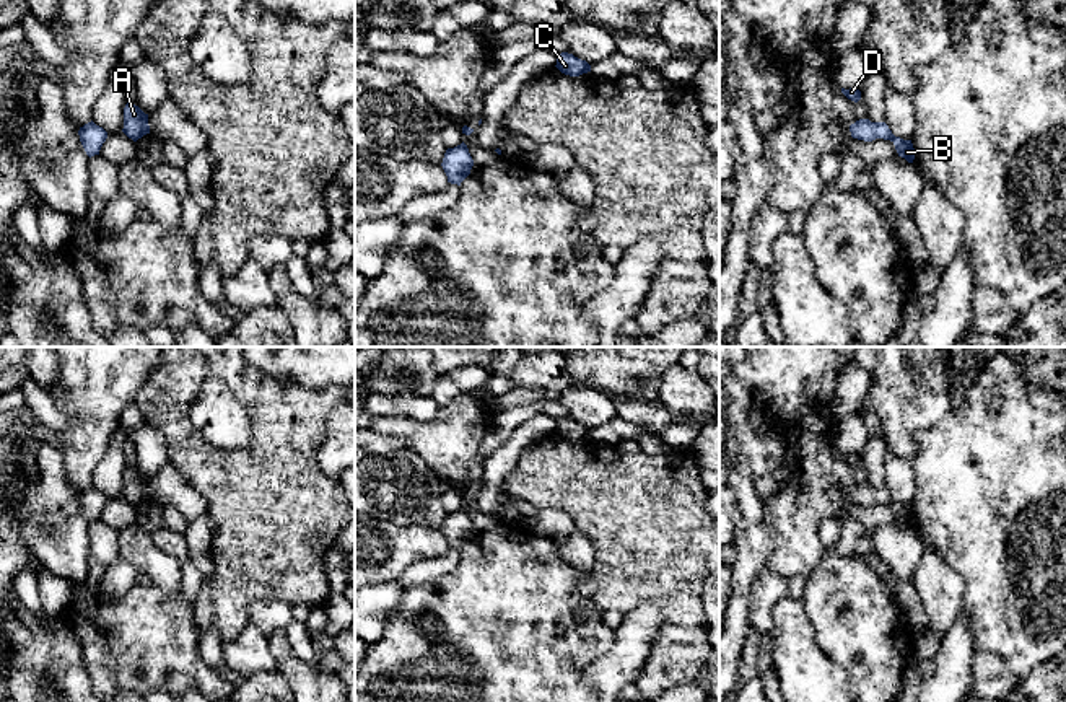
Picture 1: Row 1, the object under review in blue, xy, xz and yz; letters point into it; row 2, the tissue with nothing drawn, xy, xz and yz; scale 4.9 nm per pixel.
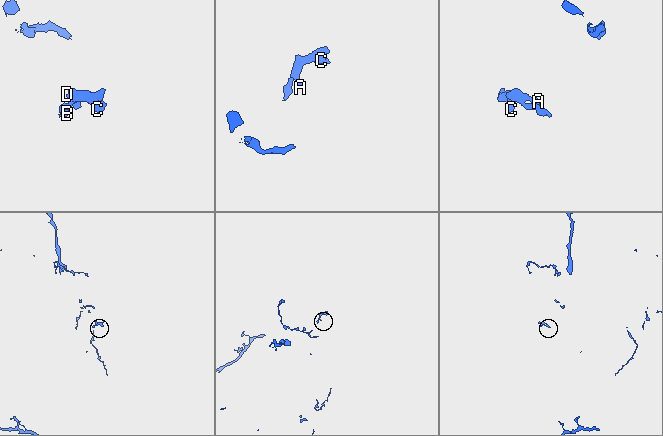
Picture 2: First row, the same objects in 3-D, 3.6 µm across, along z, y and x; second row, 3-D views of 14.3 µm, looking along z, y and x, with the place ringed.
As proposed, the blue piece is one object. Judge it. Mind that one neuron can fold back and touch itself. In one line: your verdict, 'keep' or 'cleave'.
keep

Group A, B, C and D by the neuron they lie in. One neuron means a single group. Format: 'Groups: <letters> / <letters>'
Groups: A B C D

